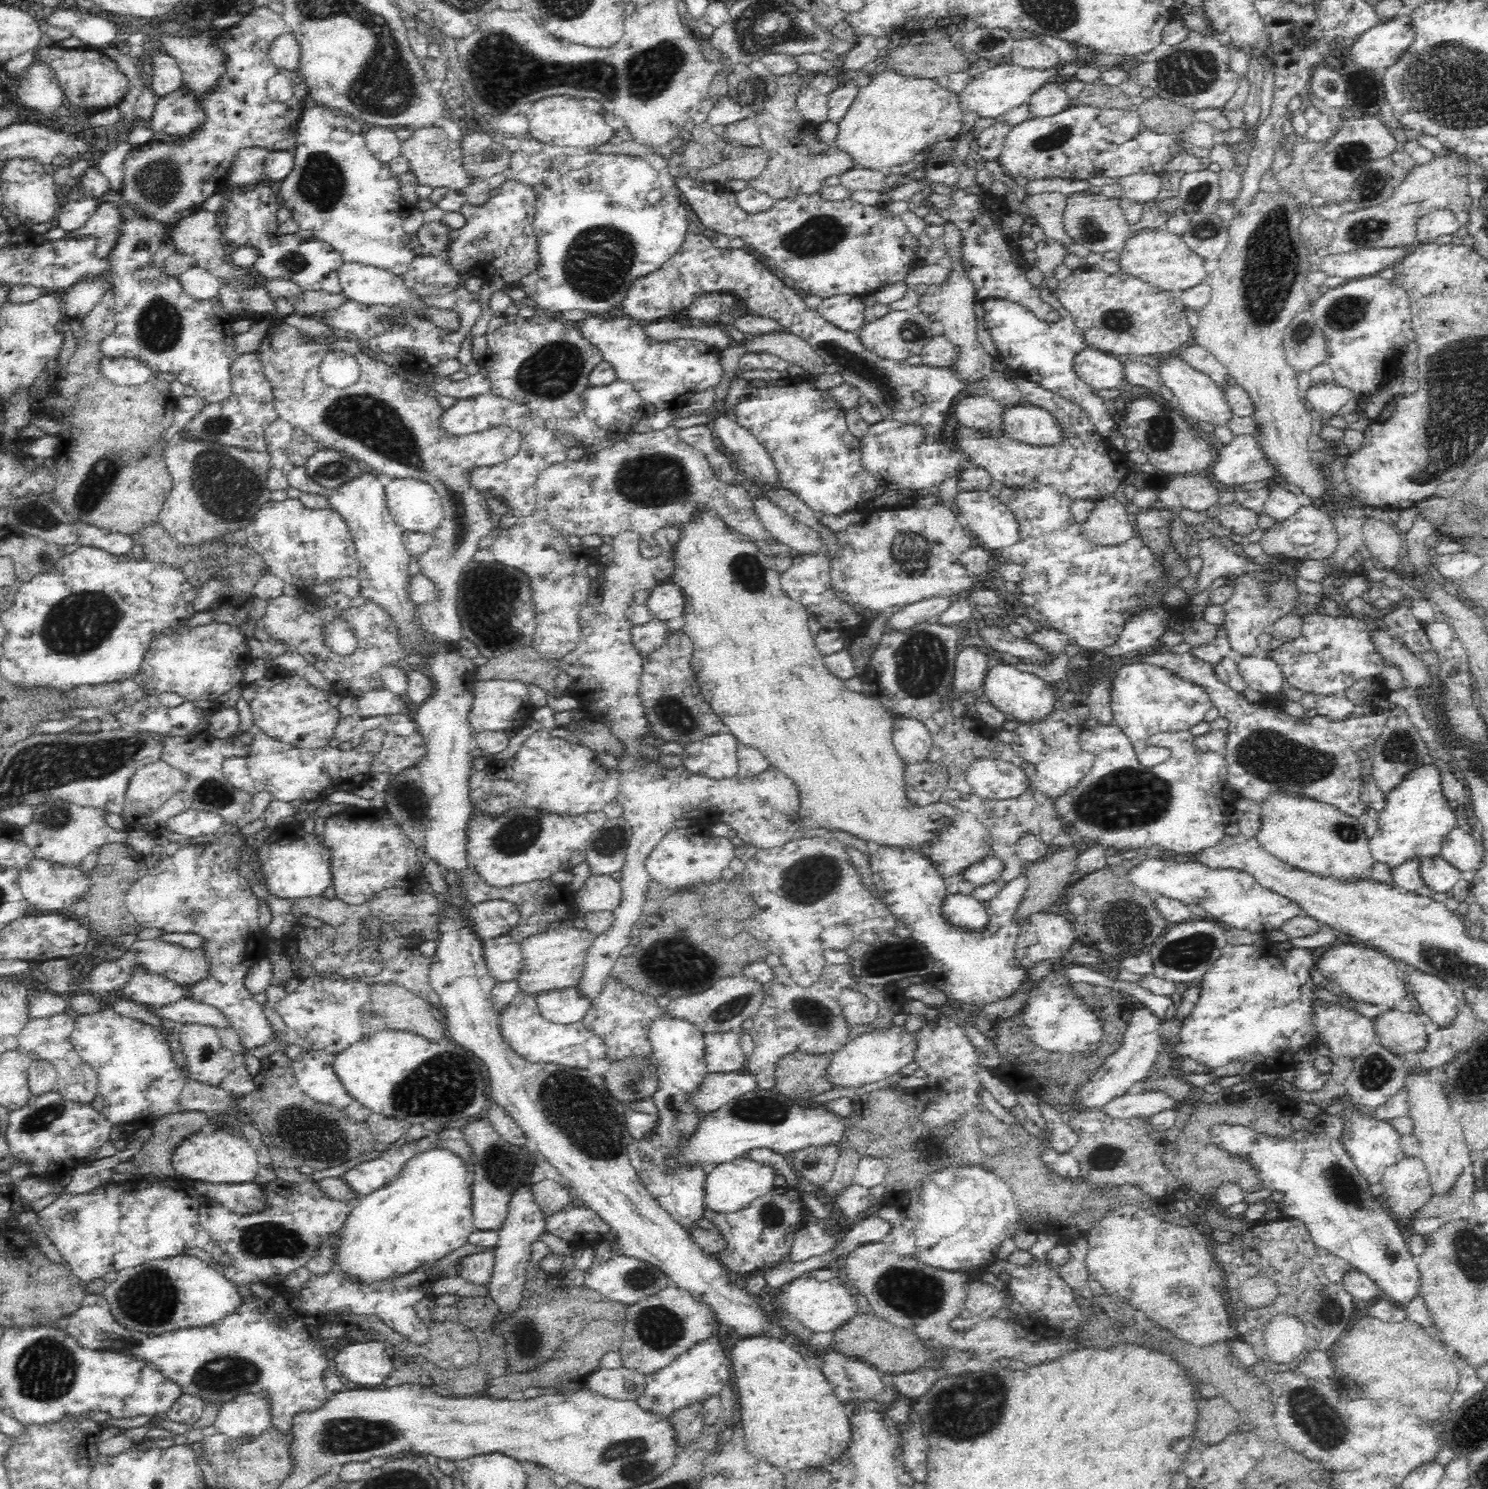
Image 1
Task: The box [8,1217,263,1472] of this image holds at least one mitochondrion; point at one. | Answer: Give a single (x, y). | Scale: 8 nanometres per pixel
(44, 1370)

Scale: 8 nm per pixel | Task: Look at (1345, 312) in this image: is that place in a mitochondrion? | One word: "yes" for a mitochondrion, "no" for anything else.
yes

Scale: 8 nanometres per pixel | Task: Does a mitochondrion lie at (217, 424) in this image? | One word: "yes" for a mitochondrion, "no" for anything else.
yes

